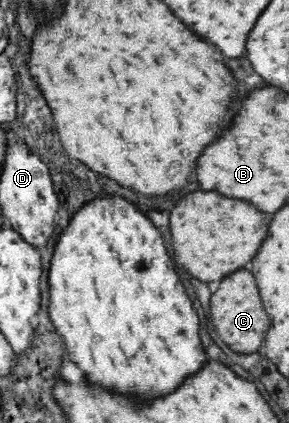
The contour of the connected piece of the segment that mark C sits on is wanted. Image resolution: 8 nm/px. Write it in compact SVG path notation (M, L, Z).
M236 270L222 278L220 288L216 288L216 292L210 297L210 316L221 339L237 352L255 352L266 338L268 317L260 302L254 276L248 270Z

